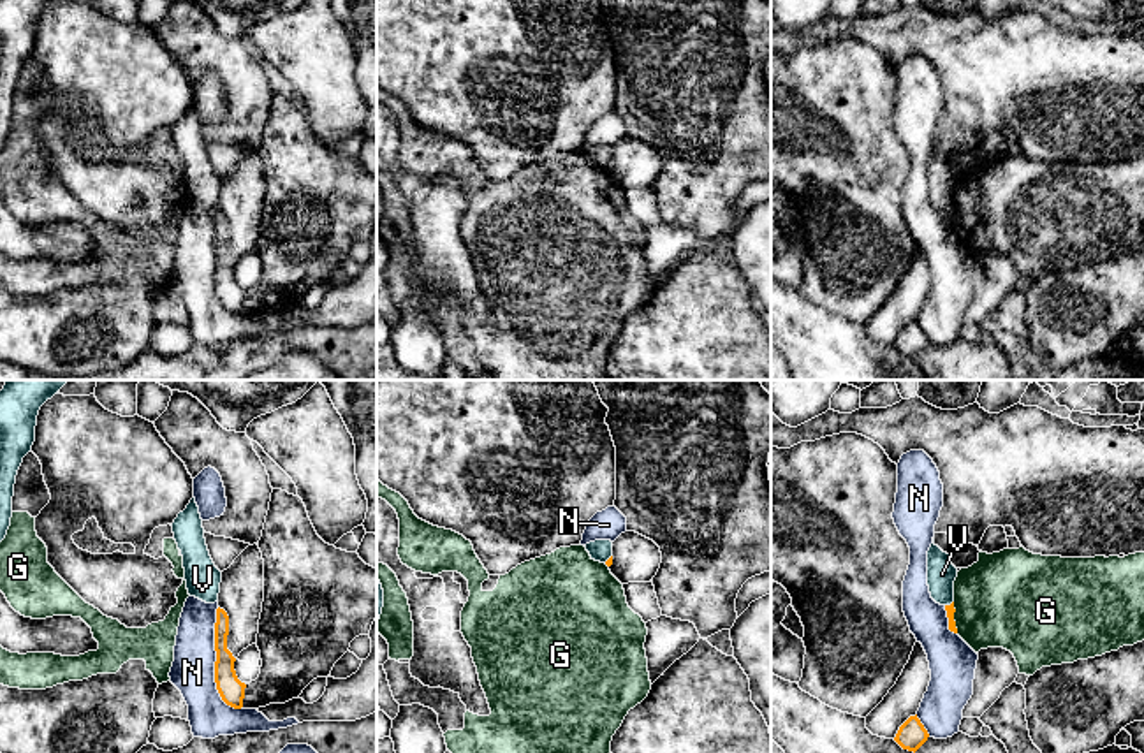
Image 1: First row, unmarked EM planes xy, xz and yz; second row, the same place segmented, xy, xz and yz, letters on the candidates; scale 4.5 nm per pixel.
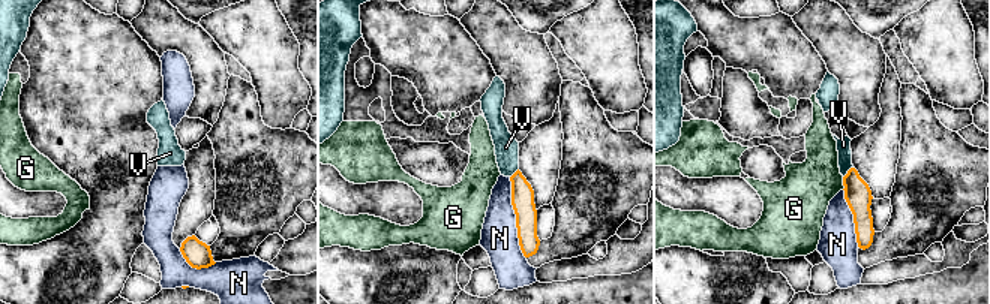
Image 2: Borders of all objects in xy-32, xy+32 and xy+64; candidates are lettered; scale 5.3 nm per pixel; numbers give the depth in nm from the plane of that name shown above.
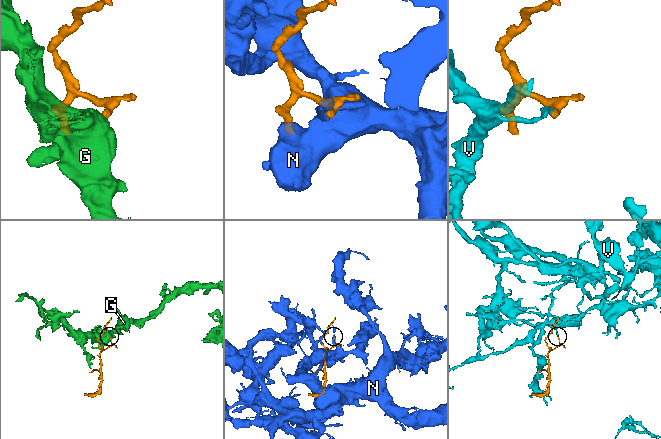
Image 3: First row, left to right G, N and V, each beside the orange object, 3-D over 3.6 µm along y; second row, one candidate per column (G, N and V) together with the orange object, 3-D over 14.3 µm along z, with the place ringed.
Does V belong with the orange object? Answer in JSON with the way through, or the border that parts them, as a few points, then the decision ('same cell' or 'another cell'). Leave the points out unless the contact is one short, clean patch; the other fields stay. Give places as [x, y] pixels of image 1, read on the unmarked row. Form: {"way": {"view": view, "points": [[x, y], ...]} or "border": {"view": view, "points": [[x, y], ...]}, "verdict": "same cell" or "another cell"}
{"border": {"view": "yz", "points": [[953, 206], [946, 212]]}, "verdict": "another cell"}

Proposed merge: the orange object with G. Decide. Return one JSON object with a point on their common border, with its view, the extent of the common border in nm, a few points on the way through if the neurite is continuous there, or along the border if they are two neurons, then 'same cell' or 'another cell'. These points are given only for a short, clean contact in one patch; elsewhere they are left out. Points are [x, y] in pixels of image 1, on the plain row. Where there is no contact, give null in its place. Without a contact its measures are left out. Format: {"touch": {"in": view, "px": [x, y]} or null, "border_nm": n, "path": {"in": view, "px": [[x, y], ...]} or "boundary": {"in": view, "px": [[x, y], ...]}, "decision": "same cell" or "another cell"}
{"touch": {"in": "yz", "px": [953, 224]}, "border_nm": 150, "boundary": {"in": "yz", "px": [[953, 208], [958, 238]]}, "decision": "another cell"}

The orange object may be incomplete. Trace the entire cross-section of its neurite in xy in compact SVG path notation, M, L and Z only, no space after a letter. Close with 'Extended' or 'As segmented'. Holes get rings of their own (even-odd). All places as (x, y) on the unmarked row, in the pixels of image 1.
M216 215L216 229L215 229L215 289L222 306L234 313L243 313L245 294L246 290L241 289L234 276L236 264L227 255L227 241L229 241L229 222L224 215Z. As segmented

